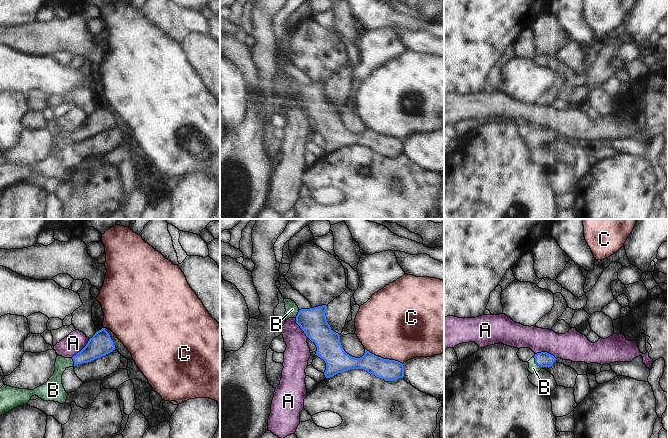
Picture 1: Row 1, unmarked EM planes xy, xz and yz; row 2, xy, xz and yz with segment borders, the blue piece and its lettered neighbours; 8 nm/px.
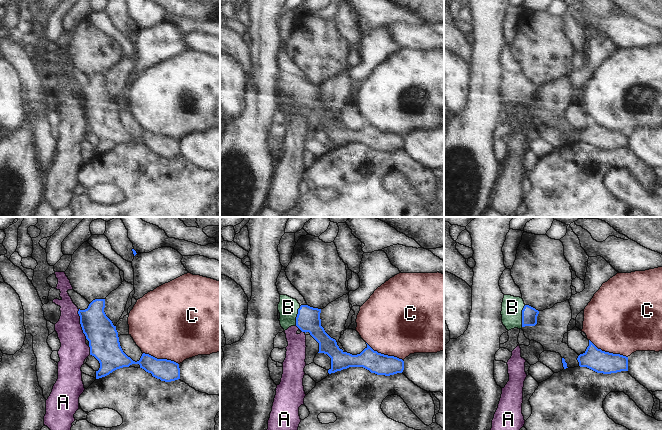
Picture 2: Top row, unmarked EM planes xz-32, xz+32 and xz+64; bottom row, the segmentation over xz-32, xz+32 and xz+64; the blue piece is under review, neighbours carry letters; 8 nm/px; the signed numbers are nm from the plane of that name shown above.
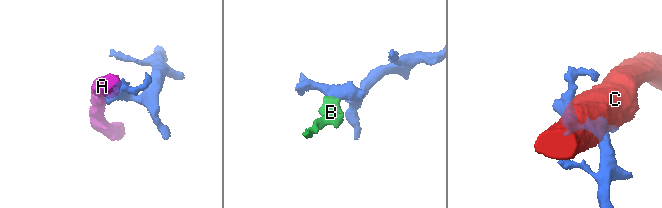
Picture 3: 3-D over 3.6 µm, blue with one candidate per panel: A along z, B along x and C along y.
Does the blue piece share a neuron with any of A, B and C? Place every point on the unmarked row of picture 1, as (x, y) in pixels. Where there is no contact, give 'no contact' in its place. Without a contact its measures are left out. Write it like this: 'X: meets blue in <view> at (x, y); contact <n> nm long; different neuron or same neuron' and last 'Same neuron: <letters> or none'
A: meets blue in yz at (546, 128); contact 180 nm long; different neuron
B: meets blue in yz at (539, 141); contact 160 nm long; same neuron
C: meets blue in xz at (384, 135); contact 340 nm long; different neuron
Same neuron: B

